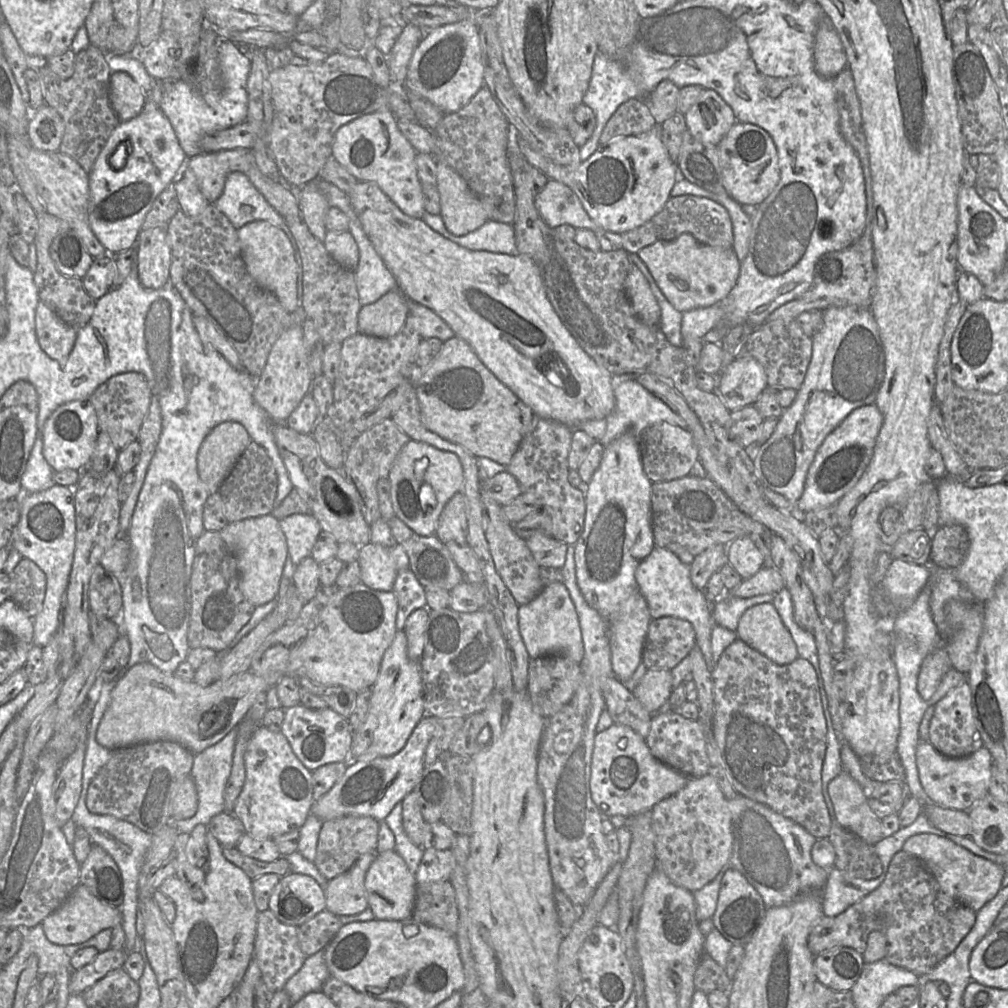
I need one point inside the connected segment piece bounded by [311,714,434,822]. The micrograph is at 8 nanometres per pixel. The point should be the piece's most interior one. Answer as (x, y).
(372, 788)

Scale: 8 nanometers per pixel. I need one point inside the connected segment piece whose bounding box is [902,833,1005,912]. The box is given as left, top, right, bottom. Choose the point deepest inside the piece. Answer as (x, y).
(973, 881)

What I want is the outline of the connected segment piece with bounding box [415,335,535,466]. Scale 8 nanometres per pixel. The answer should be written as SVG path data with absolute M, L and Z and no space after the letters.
M456 335L444 341L435 358L427 366L420 368L420 377L415 389L421 418L426 428L448 441L461 445L476 458L487 457L508 466L533 423L535 415L531 408L481 362L465 340Z

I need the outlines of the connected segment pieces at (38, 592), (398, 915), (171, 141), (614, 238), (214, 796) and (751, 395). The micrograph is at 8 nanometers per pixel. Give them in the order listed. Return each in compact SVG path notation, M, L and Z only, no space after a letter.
M23 557L9 575L10 598L30 618L42 608L46 593L46 575L30 559Z
M394 850L377 853L365 876L368 908L377 920L406 920L413 914L417 882L405 861Z
M148 98L136 117L119 122L88 173L89 225L107 254L116 255L136 244L154 200L177 178L187 160L169 119Z
M549 179L535 198L536 208L550 227L571 225L574 228L590 229L597 236L605 236L616 248L622 248L622 235L599 227L588 216L577 195L567 185Z
M238 727L232 729L216 744L194 755L190 776L195 783L198 808L195 815L189 819L170 820L170 823L179 831L179 833L190 835L196 825L208 825L212 817L225 811L224 791L231 772L237 732Z
M736 358L717 380L716 392L729 411L754 405L768 386L765 369L755 358Z

